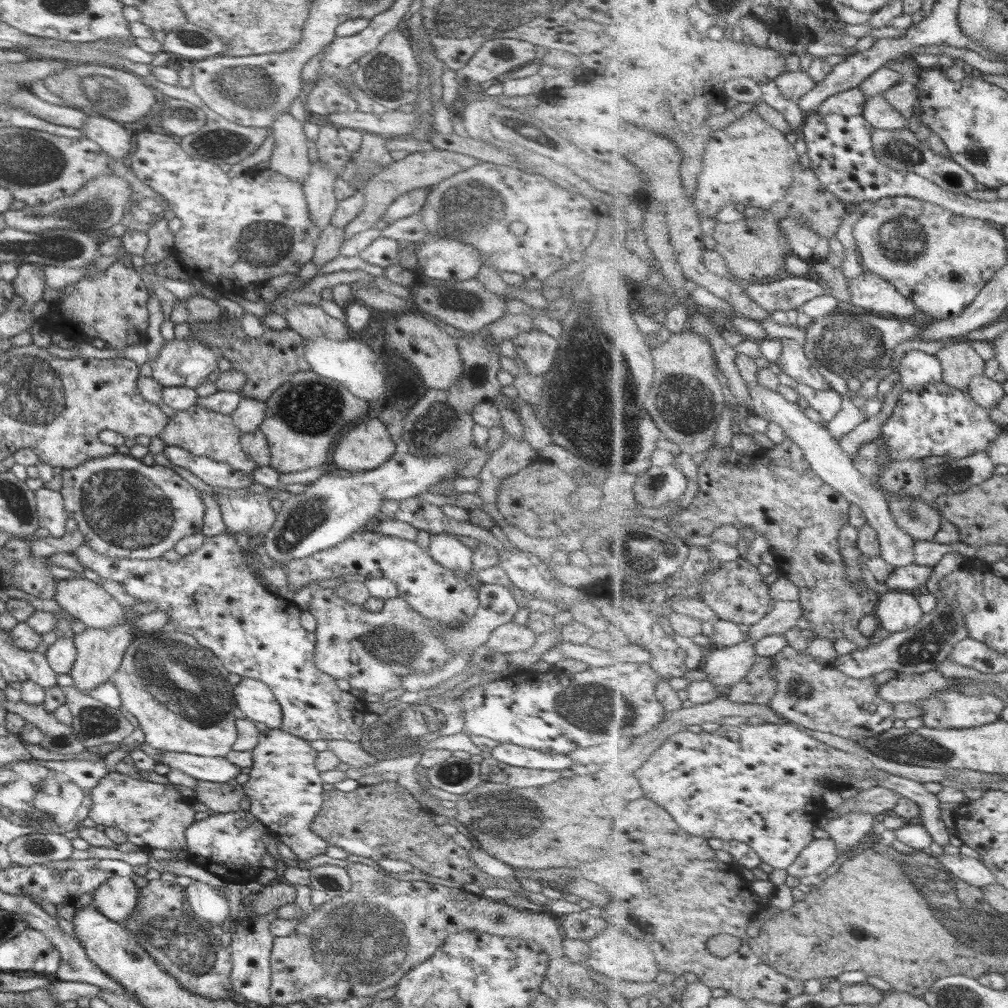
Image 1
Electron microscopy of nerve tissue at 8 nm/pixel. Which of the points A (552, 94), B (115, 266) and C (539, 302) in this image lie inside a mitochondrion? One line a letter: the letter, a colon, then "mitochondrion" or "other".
A: other
B: other
C: other

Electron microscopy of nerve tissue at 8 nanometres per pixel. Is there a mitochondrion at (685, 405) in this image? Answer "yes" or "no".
yes

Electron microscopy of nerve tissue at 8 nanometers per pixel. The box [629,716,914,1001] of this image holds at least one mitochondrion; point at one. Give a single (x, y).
(653, 881)

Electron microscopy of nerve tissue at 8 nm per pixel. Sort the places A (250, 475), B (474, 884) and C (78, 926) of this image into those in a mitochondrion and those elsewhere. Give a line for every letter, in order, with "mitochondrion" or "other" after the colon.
A: other
B: other
C: other

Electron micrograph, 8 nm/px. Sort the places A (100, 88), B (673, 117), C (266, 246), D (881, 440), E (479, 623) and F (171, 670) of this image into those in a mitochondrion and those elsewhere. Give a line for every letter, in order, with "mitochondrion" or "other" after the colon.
A: mitochondrion
B: mitochondrion
C: mitochondrion
D: other
E: other
F: mitochondrion

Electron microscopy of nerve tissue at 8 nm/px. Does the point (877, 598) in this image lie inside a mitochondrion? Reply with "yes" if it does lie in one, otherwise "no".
no

